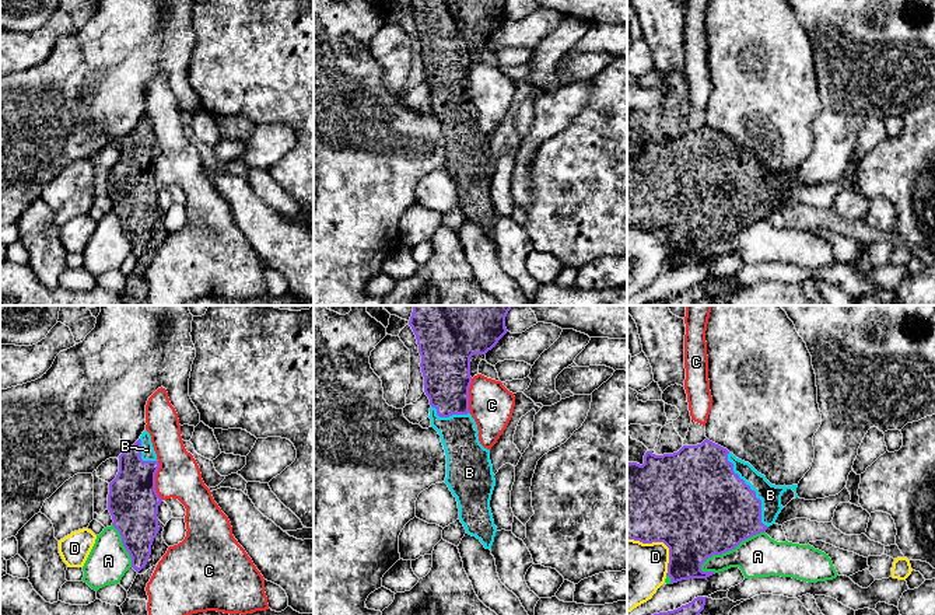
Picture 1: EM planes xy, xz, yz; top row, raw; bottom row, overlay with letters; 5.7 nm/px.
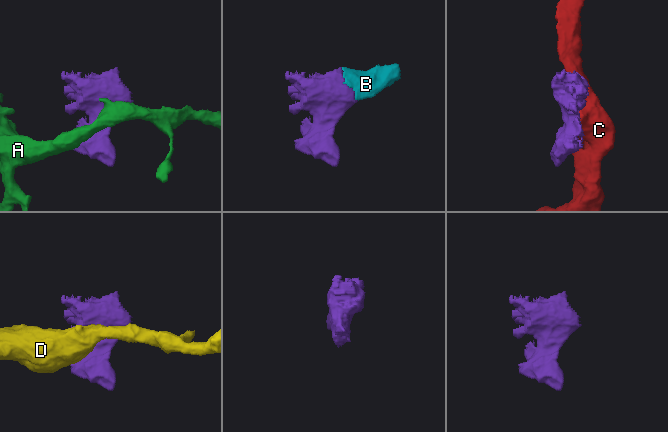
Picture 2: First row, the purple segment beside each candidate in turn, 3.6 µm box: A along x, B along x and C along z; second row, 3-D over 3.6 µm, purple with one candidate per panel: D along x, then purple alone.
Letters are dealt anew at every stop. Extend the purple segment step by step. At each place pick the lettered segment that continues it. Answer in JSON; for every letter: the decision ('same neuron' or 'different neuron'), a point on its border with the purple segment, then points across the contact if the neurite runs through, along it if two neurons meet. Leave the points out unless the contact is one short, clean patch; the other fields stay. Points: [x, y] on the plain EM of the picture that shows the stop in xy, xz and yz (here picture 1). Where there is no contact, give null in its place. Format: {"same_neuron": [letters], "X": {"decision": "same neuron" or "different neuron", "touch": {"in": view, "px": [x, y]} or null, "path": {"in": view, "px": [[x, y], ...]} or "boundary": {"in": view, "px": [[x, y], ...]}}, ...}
{"same_neuron": ["B"], "A": {"decision": "different neuron", "touch": {"in": "yz", "px": [731, 236]}}, "B": {"decision": "same neuron", "touch": {"in": "yz", "px": [753, 177]}}, "C": {"decision": "different neuron", "touch": {"in": "xy", "px": [154, 167]}}, "D": {"decision": "different neuron", "touch": {"in": "yz", "px": [661, 227]}}}

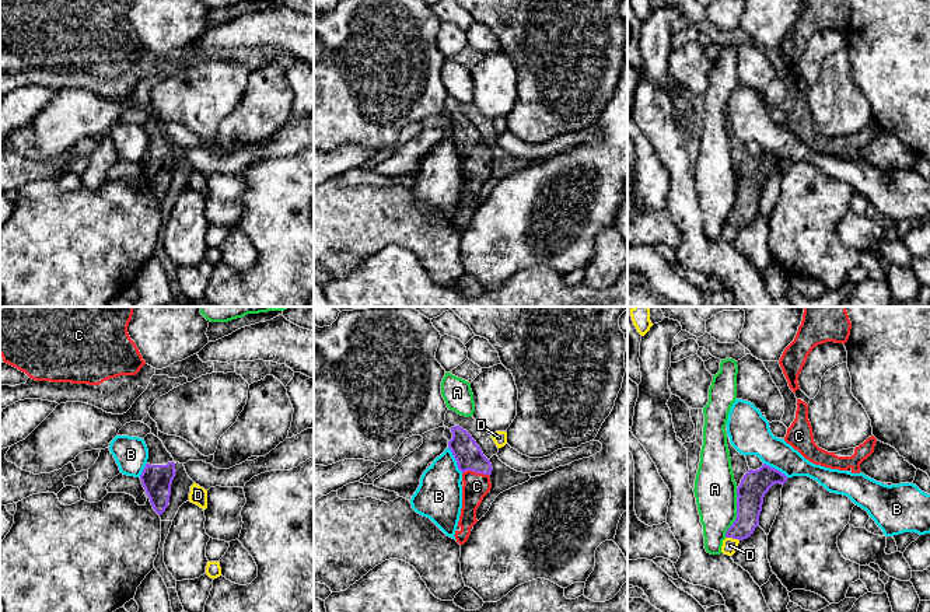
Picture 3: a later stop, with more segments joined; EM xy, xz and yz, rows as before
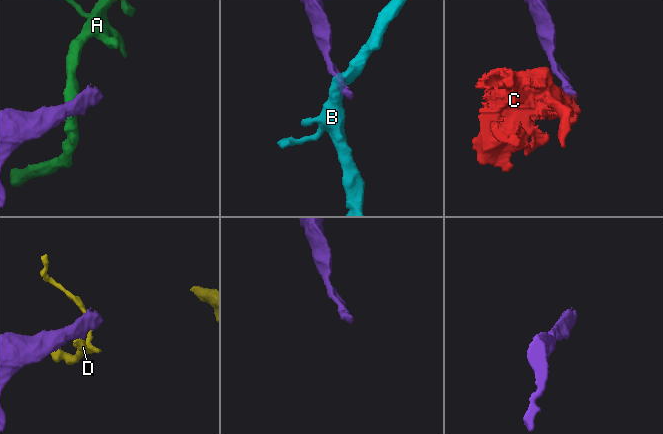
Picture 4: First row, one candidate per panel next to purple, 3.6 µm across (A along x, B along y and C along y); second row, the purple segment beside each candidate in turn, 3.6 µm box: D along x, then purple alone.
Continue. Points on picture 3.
{"same_neuron": ["C"], "A": {"decision": "different neuron", "touch": {"in": "yz", "px": [737, 199]}, "boundary": {"in": "yz", "px": [[737, 174], [737, 203], [724, 223]]}}, "B": {"decision": "different neuron", "touch": {"in": "xz", "px": [455, 146]}, "boundary": {"in": "xz", "px": [[448, 133], [457, 153], [462, 158]]}}, "C": {"decision": "same neuron", "touch": {"in": "xz", "px": [476, 158]}, "path": {"in": "xz", "px": [[467, 139], [476, 158], [476, 172]]}}, "D": {"decision": "different neuron", "touch": {"in": "yz", "px": [733, 224]}, "boundary": {"in": "yz", "px": [[726, 223], [738, 227]]}}}

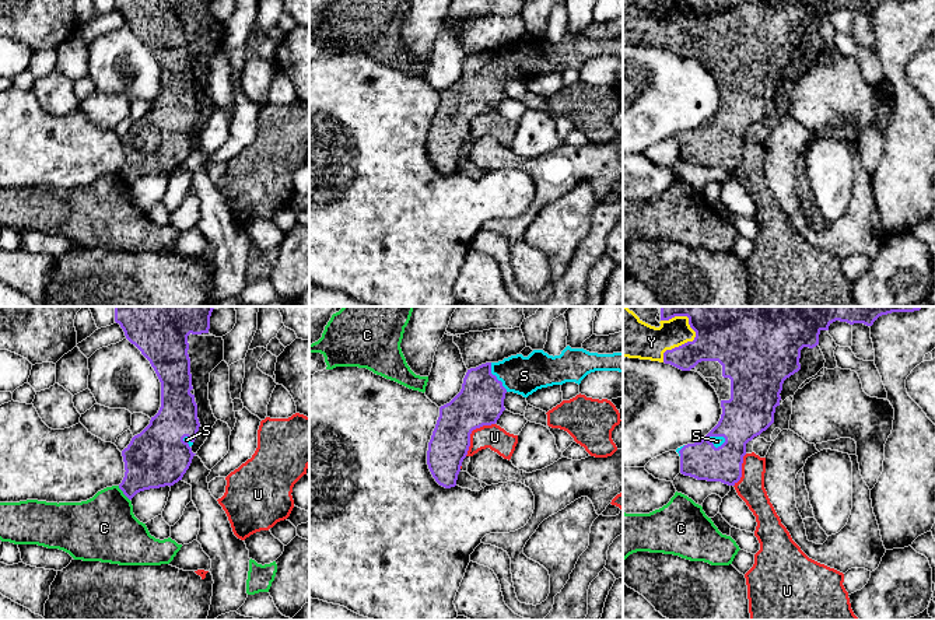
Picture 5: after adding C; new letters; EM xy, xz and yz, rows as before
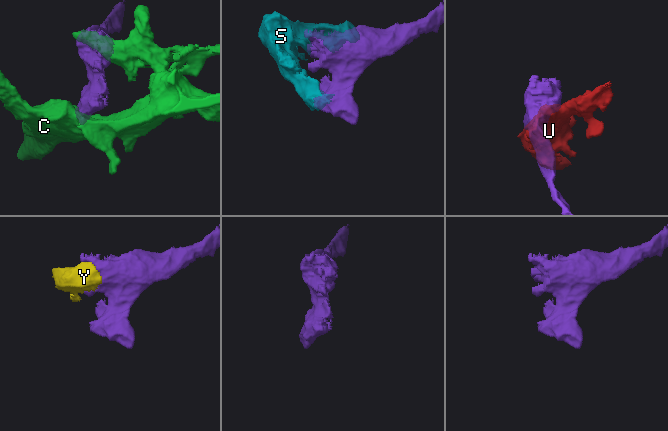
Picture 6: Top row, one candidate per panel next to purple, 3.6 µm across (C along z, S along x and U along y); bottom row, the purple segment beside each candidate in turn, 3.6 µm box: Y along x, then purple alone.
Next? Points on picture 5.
{"same_neuron": ["S", "Y"], "C": {"decision": "different neuron", "touch": {"in": "xy", "px": [123, 179]}}, "S": {"decision": "same neuron", "touch": {"in": "yz", "px": [717, 122]}}, "U": {"decision": "different neuron", "touch": {"in": "xz", "px": [470, 119]}}, "Y": {"decision": "same neuron", "touch": {"in": "yz", "px": [687, 28]}}}

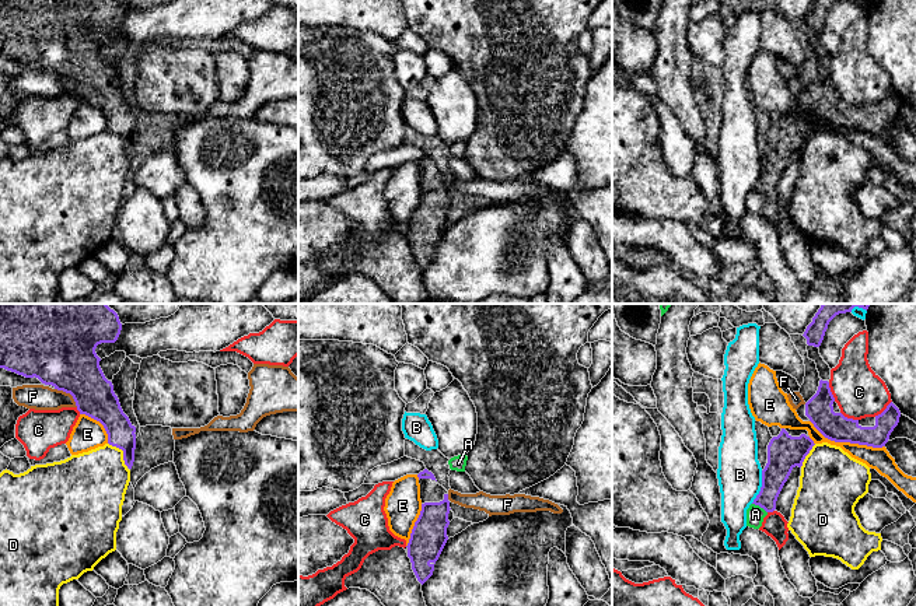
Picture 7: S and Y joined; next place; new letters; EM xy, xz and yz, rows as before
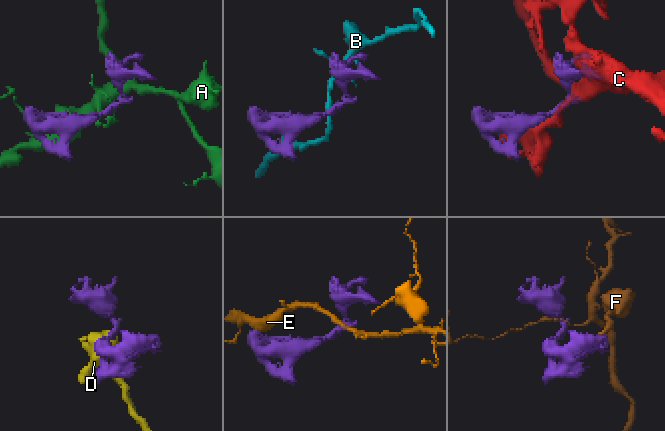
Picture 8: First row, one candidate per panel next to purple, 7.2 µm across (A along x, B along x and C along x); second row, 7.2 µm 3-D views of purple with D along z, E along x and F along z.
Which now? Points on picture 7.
{"same_neuron": [], "A": {"decision": "different neuron", "touch": {"in": "yz", "px": [759, 192]}, "boundary": {"in": "yz", "px": [[752, 189], [766, 199]]}}, "B": {"decision": "different neuron", "touch": {"in": "yz", "px": [761, 174]}, "boundary": {"in": "yz", "px": [[762, 157], [761, 177], [751, 189]]}}, "C": {"decision": "different neuron", "touch": {"in": "yz", "px": [831, 79]}}, "D": {"decision": "different neuron", "touch": {"in": "xy", "px": [123, 139]}, "boundary": {"in": "xy", "px": [[108, 129], [122, 137], [122, 146], [128, 153]]}}, "E": {"decision": "different neuron", "touch": {"in": "yz", "px": [846, 128]}}, "F": {"decision": "different neuron", "touch": {"in": "xy", "px": [69, 79]}}}

